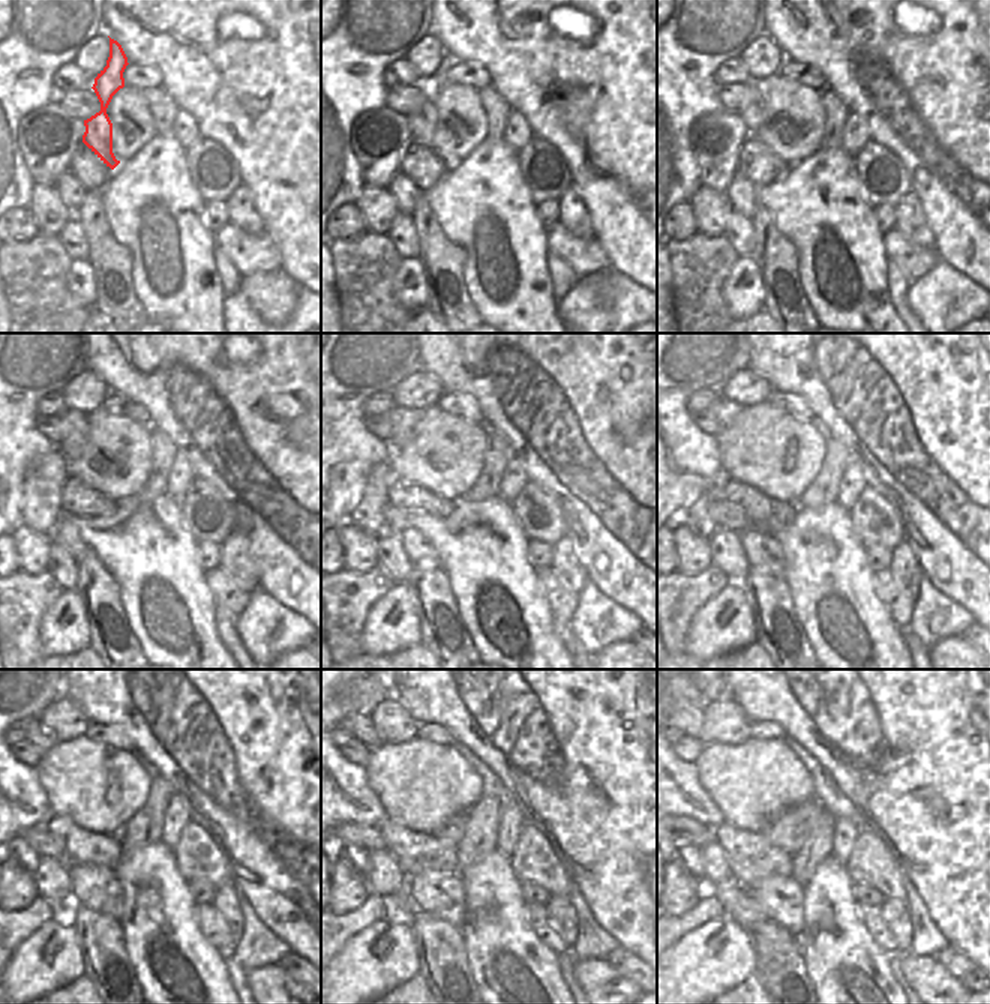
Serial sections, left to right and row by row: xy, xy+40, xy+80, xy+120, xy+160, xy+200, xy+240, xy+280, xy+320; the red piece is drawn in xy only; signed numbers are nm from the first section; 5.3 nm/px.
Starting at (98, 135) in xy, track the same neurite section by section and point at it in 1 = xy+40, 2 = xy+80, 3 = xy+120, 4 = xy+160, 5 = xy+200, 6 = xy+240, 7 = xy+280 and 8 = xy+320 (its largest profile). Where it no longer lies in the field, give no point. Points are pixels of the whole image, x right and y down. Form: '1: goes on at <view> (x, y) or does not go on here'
1: goes on at xy+40 (422, 123)
2: goes on at xy+80 (753, 116)
3: goes on at xy+120 (72, 446)
4: goes on at xy+160 (402, 419)
5: goes on at xy+200 (723, 408)
6: goes on at xy+240 (35, 733)
7: goes on at xy+280 (362, 727)
8: goes on at xy+320 (689, 719)

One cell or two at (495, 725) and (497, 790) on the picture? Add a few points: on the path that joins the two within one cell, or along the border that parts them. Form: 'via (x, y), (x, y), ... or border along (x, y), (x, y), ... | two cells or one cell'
border along (471, 752), (498, 778), (509, 799) | two cells

